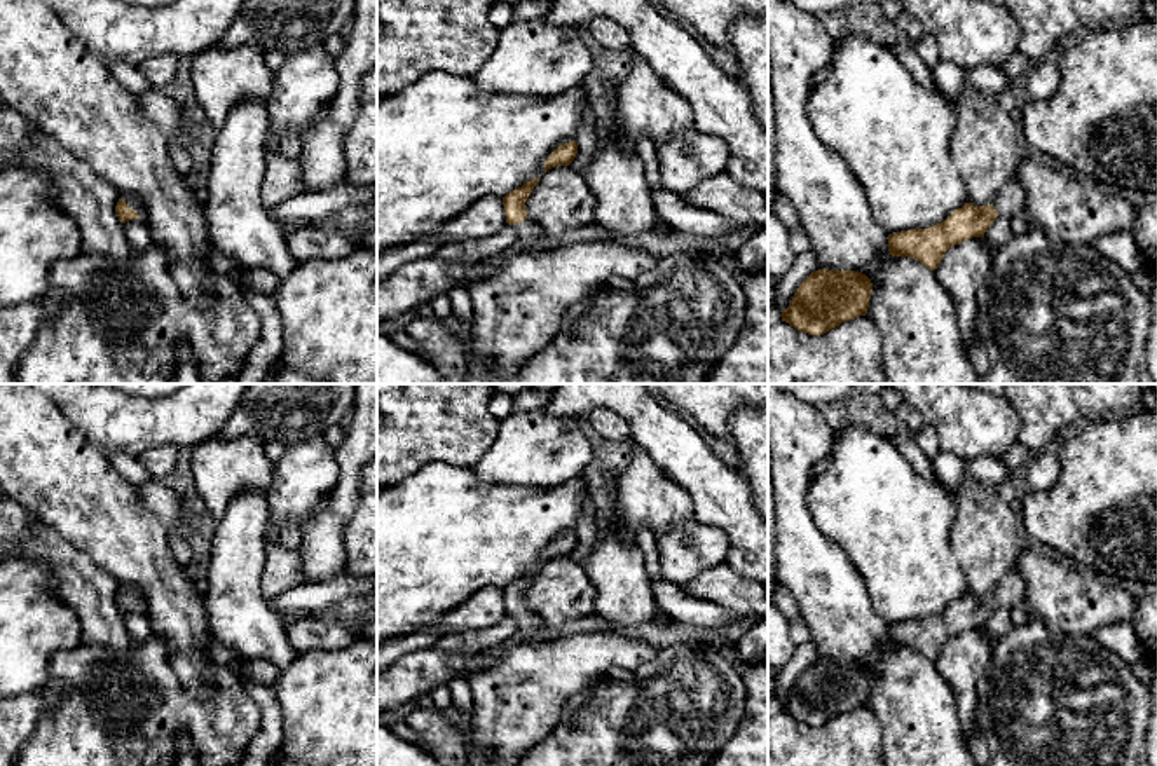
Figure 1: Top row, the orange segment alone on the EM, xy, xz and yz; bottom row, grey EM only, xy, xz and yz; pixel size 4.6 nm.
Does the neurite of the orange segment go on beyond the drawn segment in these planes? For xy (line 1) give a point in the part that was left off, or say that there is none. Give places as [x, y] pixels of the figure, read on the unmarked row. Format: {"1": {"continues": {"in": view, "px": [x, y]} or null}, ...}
{"1": {"continues": {"in": "xy", "px": [133, 594]}}}

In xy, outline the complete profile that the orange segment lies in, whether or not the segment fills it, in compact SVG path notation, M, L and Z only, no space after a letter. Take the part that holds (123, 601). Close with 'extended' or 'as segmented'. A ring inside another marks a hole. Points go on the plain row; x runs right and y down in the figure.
M120 586L115 597L115 604L122 614L134 611L134 609L143 609L141 593L131 586Z | extended

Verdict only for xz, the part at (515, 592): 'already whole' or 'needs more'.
needs more

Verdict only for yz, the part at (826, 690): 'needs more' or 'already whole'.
already whole

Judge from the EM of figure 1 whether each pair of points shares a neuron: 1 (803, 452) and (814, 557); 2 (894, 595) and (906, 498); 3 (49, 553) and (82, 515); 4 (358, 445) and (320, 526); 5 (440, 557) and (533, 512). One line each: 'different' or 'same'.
1: same
2: same
3: different
4: same
5: same

